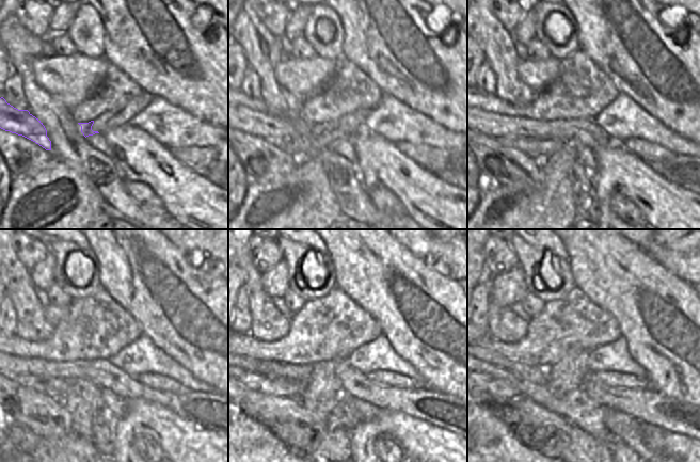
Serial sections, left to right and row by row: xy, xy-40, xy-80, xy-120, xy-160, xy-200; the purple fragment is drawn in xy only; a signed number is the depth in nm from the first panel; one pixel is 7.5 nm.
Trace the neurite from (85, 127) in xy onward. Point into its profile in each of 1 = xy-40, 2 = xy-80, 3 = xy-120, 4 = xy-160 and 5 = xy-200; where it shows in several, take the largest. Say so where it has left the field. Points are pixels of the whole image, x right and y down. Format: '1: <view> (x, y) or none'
1: xy-40 (327, 132)
2: xy-80 (575, 132)
3: xy-120 (205, 410)
4: xy-160 (445, 411)
5: xy-200 (647, 405)

